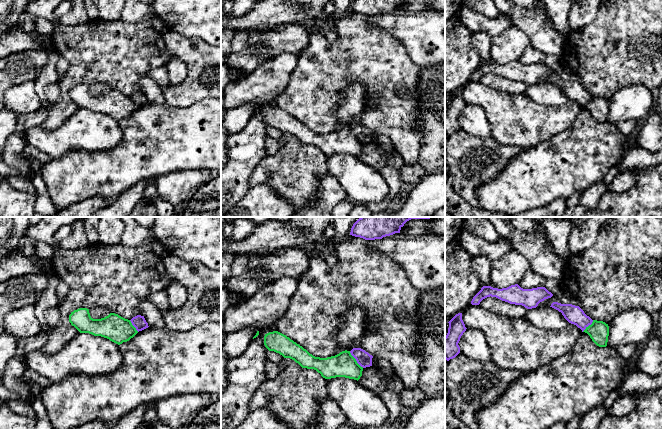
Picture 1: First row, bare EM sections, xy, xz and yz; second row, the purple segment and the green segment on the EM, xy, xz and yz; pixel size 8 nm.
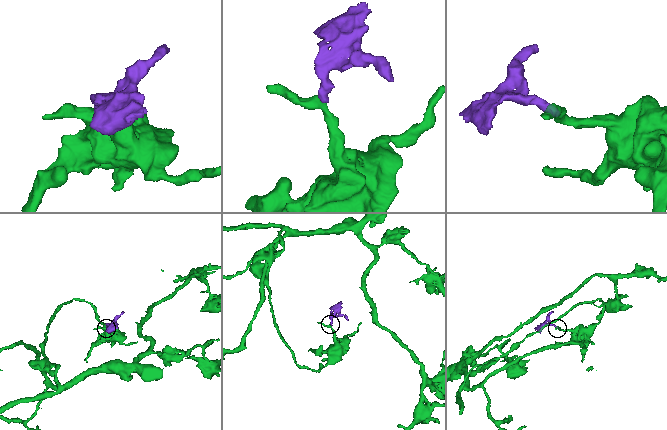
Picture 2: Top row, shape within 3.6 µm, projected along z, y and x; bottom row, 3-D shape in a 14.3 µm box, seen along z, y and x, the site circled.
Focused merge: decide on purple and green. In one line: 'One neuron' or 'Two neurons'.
Two neurons

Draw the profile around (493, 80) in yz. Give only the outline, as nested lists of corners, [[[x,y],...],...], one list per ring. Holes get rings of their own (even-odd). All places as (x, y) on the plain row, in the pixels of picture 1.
[[[491,72],[483,75],[479,81],[485,86],[508,94],[525,93],[528,86],[522,81],[510,80]]]

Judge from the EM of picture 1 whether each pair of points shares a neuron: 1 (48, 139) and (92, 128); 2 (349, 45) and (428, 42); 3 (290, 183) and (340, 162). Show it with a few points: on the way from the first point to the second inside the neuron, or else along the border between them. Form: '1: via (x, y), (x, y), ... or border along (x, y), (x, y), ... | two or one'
1: via (59, 139), (64, 139), (81, 131) | one
2: border along (382, 29), (391, 33), (400, 42), (414, 63) | two
3: border along (326, 155), (326, 166), (329, 172) | two

